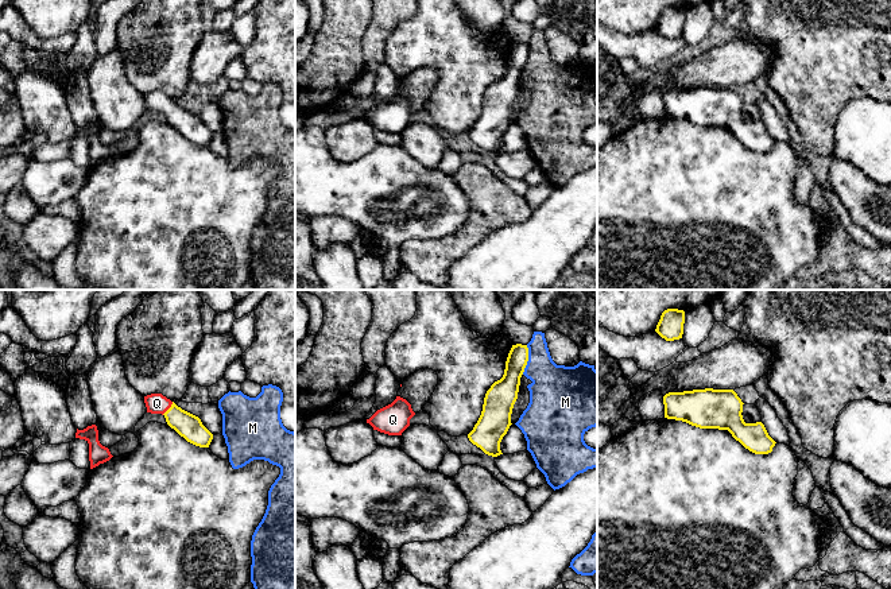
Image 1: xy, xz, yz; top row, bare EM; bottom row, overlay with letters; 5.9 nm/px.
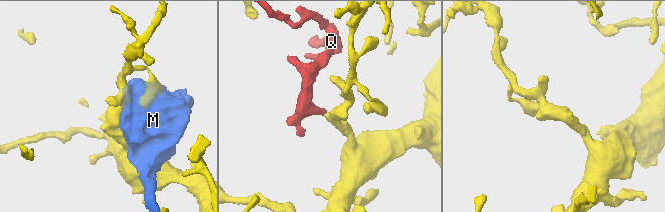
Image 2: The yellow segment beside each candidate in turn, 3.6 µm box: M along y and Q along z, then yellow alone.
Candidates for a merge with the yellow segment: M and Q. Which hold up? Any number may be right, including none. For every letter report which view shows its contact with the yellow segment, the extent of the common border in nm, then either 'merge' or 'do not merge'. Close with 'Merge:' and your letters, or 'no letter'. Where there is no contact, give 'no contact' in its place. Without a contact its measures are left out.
M: xz | 180 nm | do not merge
Q: xy | 100 nm | merge
Merge: Q

